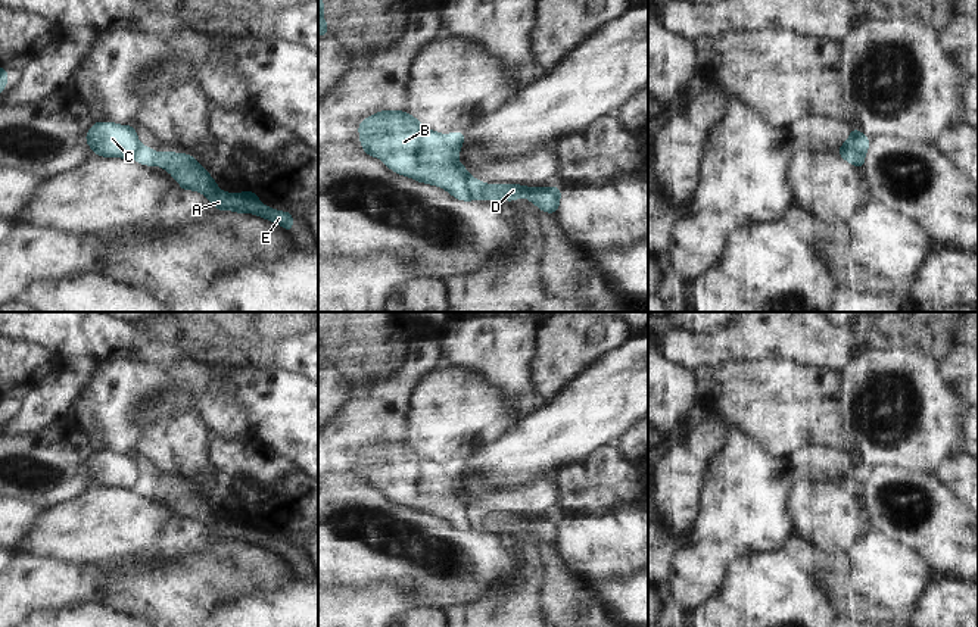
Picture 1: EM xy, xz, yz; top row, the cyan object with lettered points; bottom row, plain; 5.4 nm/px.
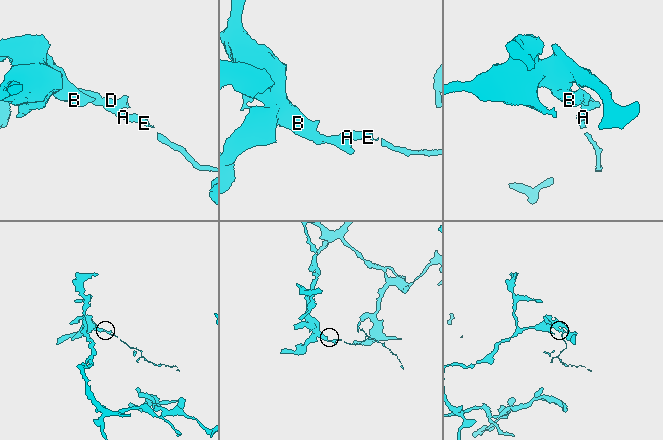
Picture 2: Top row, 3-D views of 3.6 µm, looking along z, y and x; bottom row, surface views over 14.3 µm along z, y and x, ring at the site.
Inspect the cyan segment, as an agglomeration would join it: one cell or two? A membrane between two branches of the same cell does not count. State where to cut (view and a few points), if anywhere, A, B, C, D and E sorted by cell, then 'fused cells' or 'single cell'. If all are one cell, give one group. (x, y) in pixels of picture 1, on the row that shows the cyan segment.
cut in xz along (469, 175), (467, 186), (472, 199); A D E / B C; fused cells

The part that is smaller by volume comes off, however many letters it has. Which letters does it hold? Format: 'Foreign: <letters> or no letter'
Foreign: A, D, E

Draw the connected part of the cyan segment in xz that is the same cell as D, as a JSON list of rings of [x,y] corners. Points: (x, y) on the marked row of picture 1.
[[[473,175],[468,177],[467,185],[470,199],[476,202],[482,202],[485,199],[492,202],[498,202],[499,199],[513,202],[526,196],[530,203],[538,206],[545,213],[558,213],[561,190],[557,185],[526,187],[521,184],[485,184]]]

